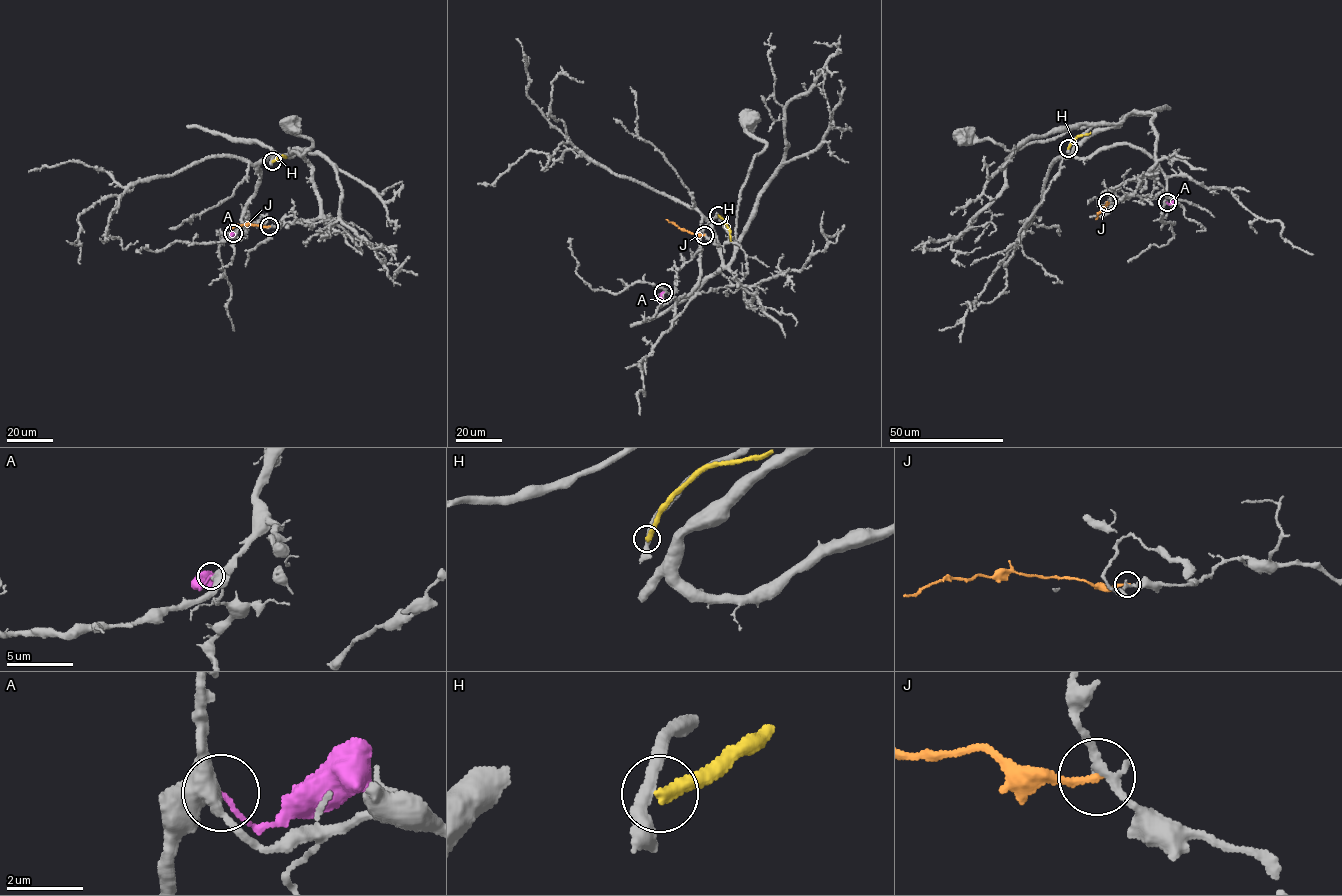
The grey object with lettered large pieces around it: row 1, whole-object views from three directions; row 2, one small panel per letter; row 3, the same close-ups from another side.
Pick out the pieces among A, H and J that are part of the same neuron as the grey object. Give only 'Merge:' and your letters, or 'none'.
Merge: none

